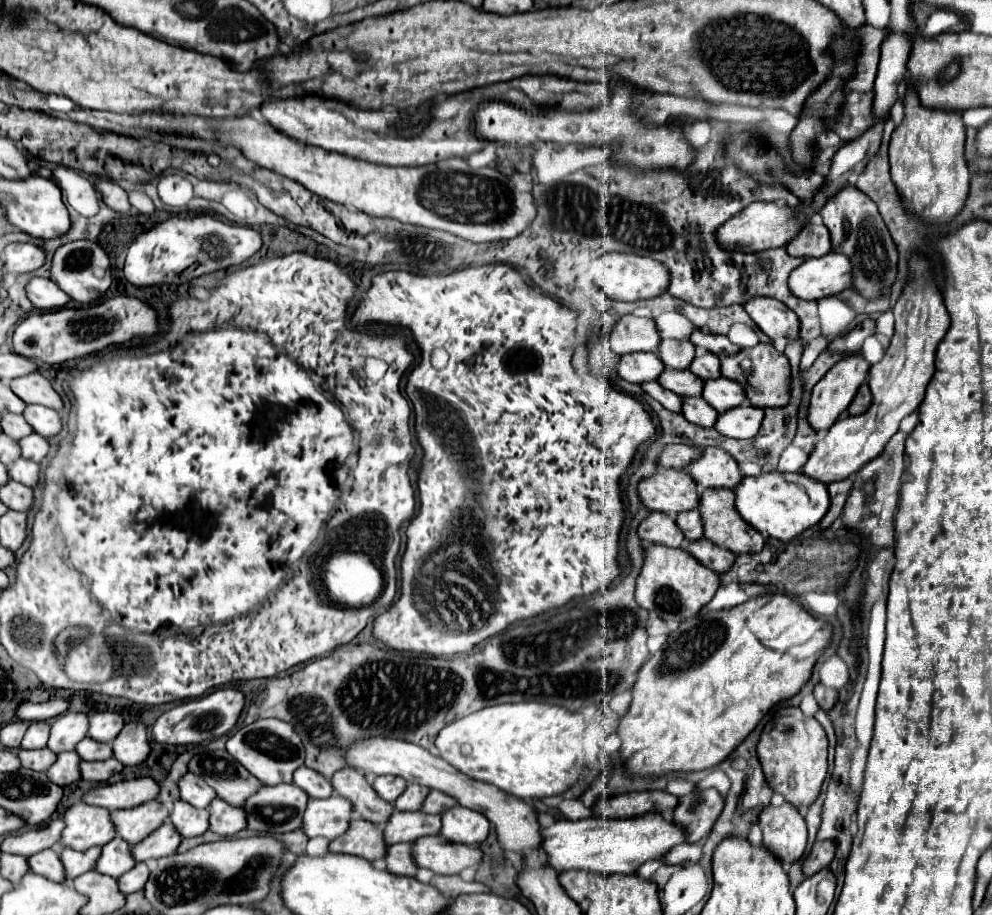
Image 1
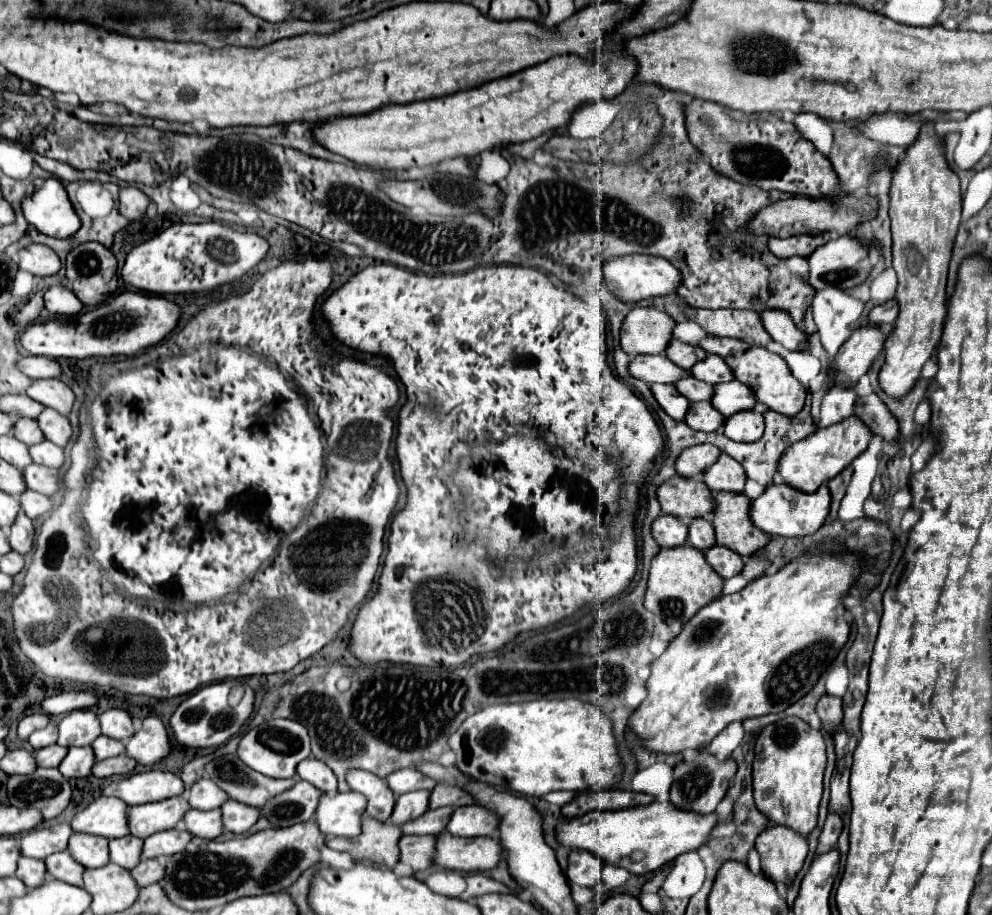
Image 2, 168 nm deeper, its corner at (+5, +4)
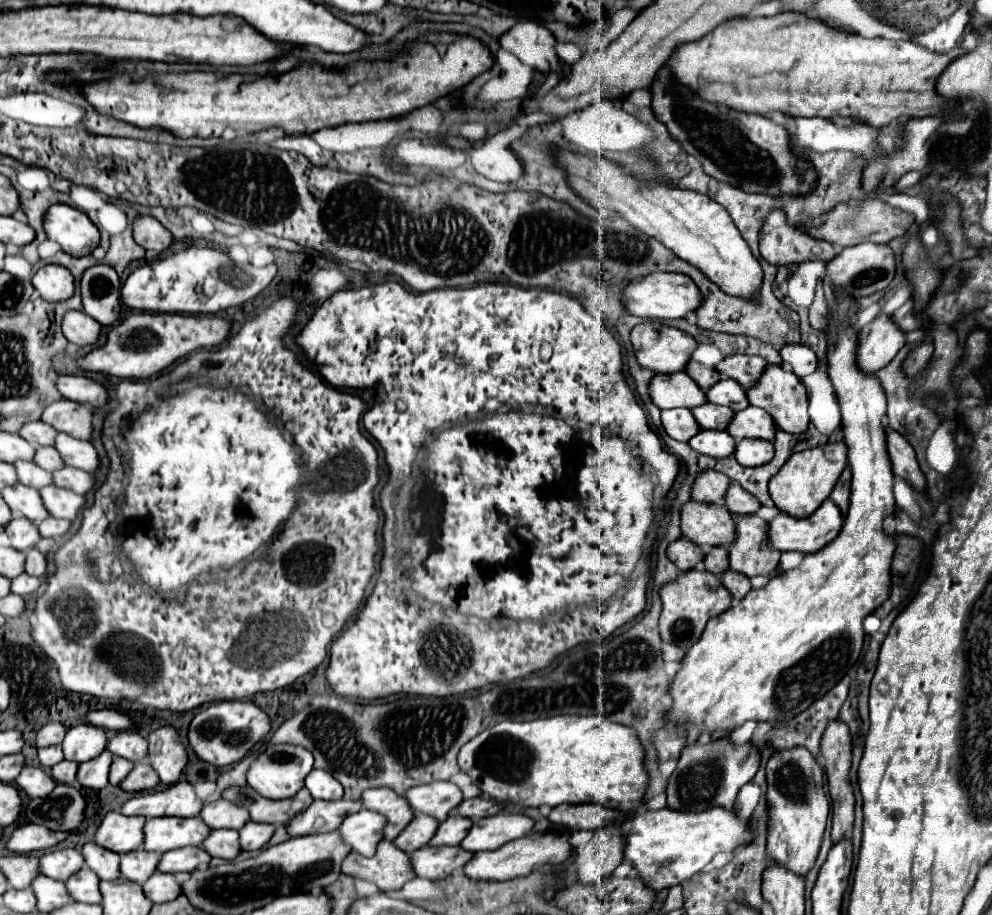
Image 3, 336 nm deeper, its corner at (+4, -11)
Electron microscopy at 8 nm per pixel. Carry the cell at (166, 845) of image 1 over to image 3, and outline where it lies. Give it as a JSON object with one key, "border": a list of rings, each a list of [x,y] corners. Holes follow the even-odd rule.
{"border":[[[182,847],[166,851],[158,863],[158,871],[178,873],[178,871],[194,871],[200,863],[210,863],[210,855],[202,847]]]}

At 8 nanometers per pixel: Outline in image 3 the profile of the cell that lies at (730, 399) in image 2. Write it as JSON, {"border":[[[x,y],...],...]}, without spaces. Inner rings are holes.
{"border":[[[748,407],[740,413],[734,415],[732,423],[728,425],[728,433],[740,441],[740,439],[766,439],[766,441],[774,441],[774,433],[776,433],[776,423],[774,419],[770,419],[770,415],[766,415],[766,411],[758,409],[758,407]]]}

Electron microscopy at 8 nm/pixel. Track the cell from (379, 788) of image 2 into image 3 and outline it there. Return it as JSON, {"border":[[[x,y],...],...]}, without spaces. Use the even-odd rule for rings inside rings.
{"border":[[[368,789],[362,793],[362,803],[366,809],[388,817],[384,829],[384,837],[388,841],[394,841],[410,823],[410,819],[414,819],[414,811],[406,803],[406,799],[390,789]]]}

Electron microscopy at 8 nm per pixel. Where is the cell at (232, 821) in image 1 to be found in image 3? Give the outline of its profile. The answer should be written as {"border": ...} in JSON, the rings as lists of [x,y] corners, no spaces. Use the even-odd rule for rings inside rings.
{"border":[[[250,821],[240,829],[240,845],[244,851],[258,851],[270,841],[272,835],[274,835],[274,825]]]}

